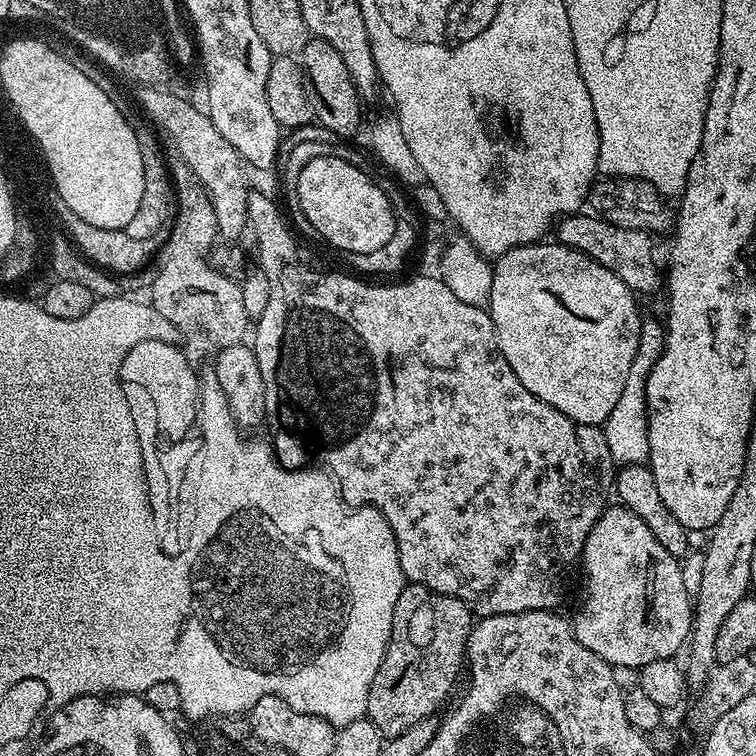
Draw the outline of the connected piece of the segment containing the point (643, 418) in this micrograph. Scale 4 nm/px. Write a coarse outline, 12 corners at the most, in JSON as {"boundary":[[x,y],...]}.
{"boundary":[[643,317],[622,394],[602,427],[613,461],[649,454],[645,379],[665,325]]}

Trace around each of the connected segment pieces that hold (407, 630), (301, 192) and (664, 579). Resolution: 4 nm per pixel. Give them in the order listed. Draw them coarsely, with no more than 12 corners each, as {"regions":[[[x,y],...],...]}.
{"regions":[[[405,583],[366,716],[401,736],[461,679],[473,623]],[[318,157],[296,195],[317,237],[382,250],[398,223],[363,167]],[[605,507],[584,543],[578,642],[618,667],[692,635],[681,561]]]}

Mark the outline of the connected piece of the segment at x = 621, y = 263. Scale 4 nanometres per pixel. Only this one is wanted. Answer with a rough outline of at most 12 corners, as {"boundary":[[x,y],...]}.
{"boundary":[[595,214],[555,225],[555,239],[652,292],[662,272],[653,237]]}

